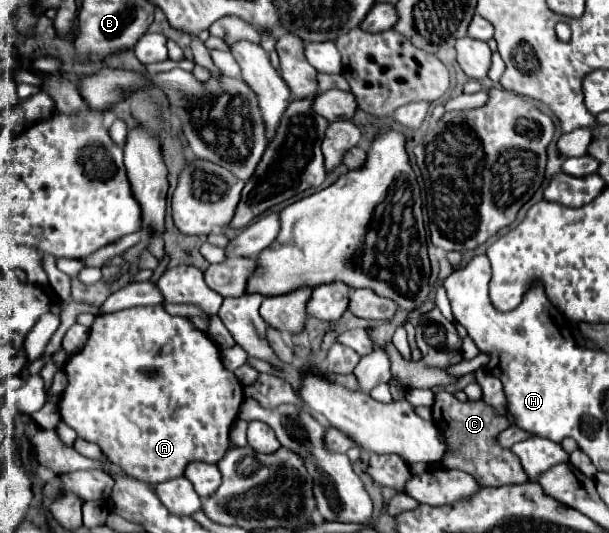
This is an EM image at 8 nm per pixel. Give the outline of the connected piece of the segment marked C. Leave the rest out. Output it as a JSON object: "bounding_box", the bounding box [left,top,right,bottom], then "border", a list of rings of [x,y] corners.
{"bounding_box":[431,391,527,487],"border":[[[449,391],[437,393],[431,409],[433,409],[435,425],[439,425],[443,437],[451,441],[451,449],[455,449],[455,453],[447,453],[447,457],[443,457],[443,465],[447,465],[447,469],[461,469],[473,475],[481,487],[499,487],[507,483],[527,481],[527,473],[523,473],[519,457],[515,457],[509,449],[503,449],[495,443],[499,431],[509,427],[509,421],[505,417],[495,415],[495,411],[489,405],[485,405],[481,399],[461,403]]]}

